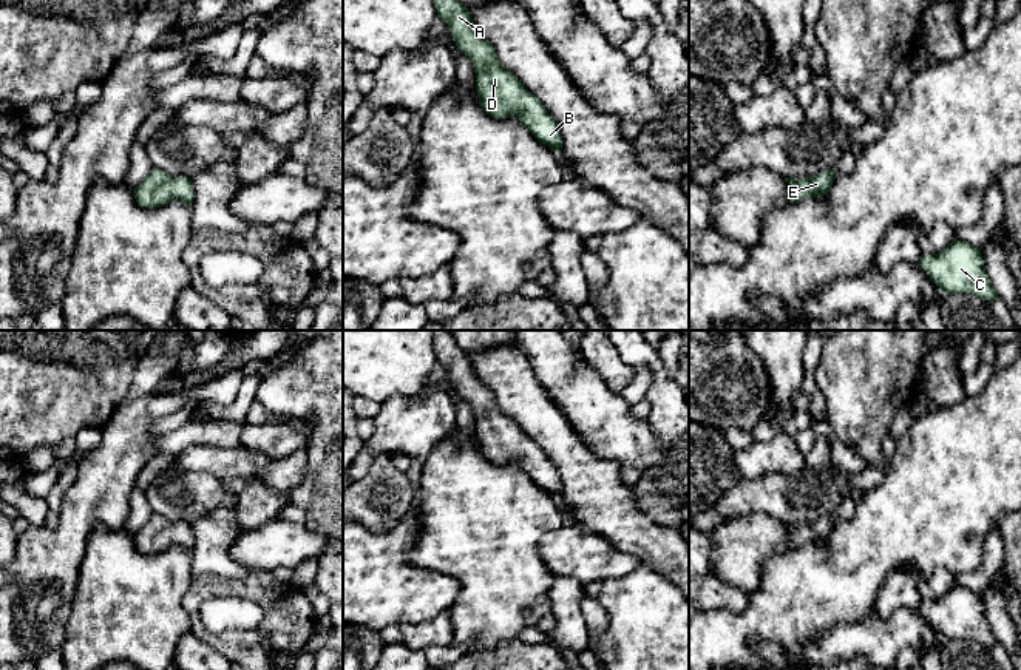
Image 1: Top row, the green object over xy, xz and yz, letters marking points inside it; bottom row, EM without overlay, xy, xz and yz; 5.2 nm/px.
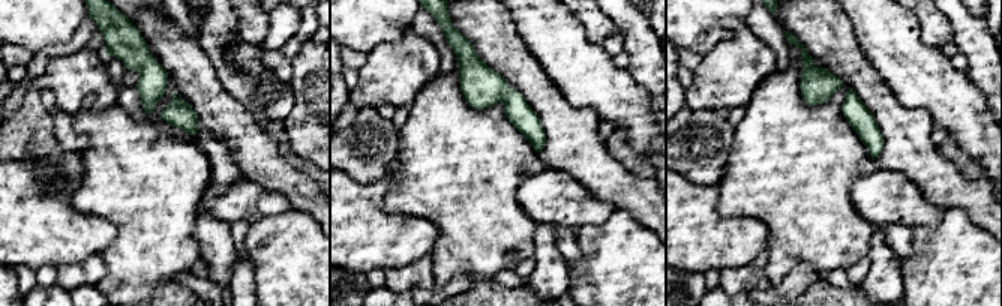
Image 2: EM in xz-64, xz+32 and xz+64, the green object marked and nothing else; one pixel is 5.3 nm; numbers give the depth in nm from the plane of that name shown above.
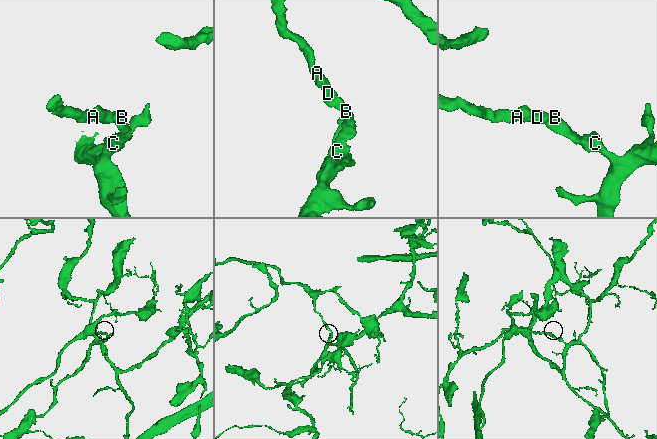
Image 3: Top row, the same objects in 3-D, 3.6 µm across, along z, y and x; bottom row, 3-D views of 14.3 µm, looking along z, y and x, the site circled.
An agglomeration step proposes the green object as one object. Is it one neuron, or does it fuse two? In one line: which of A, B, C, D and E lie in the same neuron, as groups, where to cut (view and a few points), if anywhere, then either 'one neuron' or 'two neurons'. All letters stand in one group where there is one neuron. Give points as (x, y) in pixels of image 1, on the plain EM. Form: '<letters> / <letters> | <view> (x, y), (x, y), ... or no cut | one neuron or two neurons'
A B C D E | no cut | one neuron

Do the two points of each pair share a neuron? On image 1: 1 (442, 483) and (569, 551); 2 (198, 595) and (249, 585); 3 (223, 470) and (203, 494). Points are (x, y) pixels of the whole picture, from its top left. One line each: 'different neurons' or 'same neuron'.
1: different neurons
2: same neuron
3: different neurons

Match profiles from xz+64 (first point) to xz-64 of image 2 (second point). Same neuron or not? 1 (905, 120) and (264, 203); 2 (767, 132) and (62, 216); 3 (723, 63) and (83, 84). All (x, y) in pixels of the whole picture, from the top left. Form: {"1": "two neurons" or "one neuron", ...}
{"1": "two neurons", "2": "two neurons", "3": "one neuron"}

